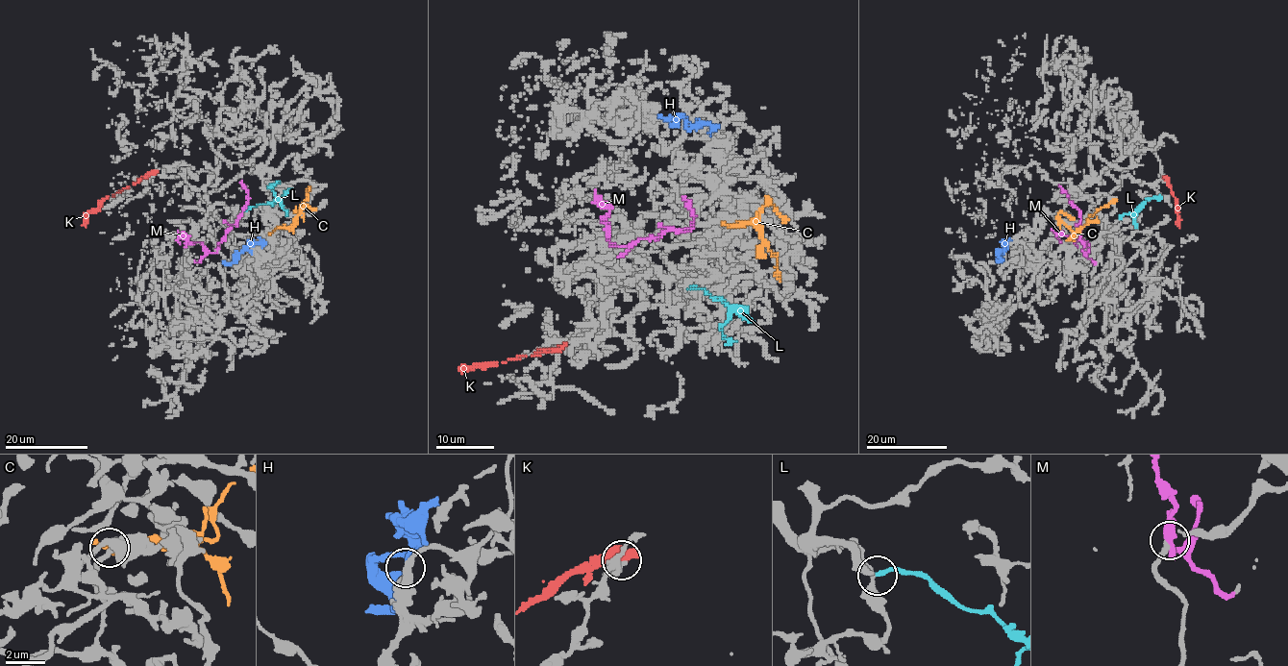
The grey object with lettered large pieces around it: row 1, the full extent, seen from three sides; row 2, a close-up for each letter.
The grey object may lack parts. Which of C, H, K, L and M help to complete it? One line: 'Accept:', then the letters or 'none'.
Accept: H, L, M

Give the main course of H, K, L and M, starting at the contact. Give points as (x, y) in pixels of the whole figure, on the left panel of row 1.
H: (252, 253), (243, 248), (232, 261), (225, 263), (223, 260)
K: (154, 174), (140, 177), (133, 184), (107, 197), (87, 214), (86, 227)
L: (244, 210), (274, 202), (277, 198), (267, 186), (279, 182)
M: (216, 249), (248, 198), (248, 190), (241, 181)

